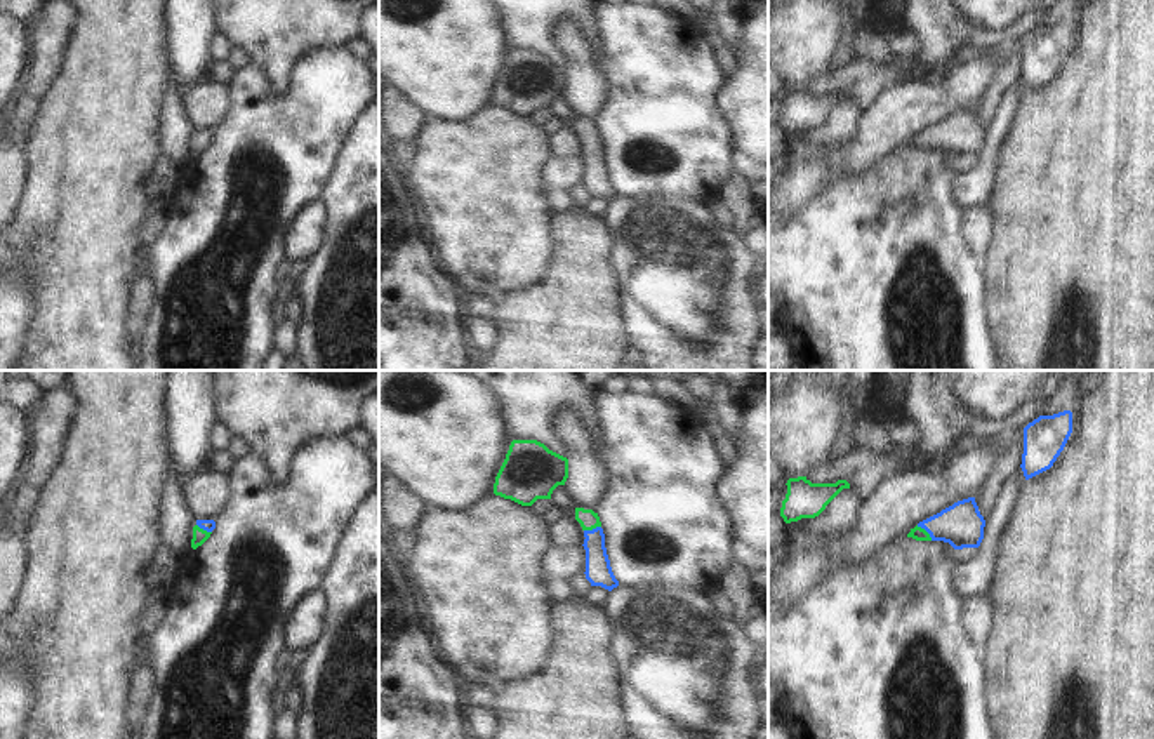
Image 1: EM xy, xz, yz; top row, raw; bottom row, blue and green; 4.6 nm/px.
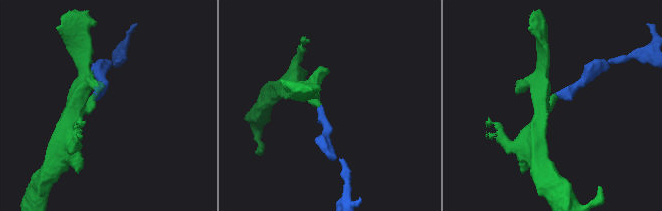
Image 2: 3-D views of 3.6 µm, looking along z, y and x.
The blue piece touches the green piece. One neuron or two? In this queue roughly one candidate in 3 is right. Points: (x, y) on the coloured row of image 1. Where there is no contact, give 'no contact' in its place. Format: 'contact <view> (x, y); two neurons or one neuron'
contact yz (925, 529); one neuron

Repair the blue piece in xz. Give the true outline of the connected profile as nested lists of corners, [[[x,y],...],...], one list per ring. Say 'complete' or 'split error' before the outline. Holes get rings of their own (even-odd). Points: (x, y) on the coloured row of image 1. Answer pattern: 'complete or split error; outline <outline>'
split error; outline [[[575,508],[575,520],[584,530],[586,549],[586,579],[591,586],[601,586],[608,591],[619,586],[605,548],[605,534],[598,513],[593,509]]]

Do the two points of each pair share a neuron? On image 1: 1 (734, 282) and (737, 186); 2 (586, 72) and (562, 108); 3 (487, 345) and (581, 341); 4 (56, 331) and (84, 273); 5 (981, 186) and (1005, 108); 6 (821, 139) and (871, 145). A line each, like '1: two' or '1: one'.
1: two
2: two
3: two
4: one
5: one
6: two

